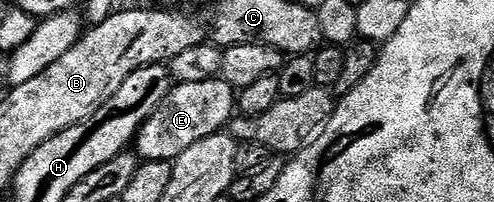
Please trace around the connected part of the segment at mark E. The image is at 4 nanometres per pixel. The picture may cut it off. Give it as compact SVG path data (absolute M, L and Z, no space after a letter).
M223 78L206 82L176 84L168 92L167 98L158 106L158 110L141 126L134 141L134 151L141 161L176 161L182 150L190 150L194 142L210 138L216 132L225 131L234 119L238 108L238 92Z

